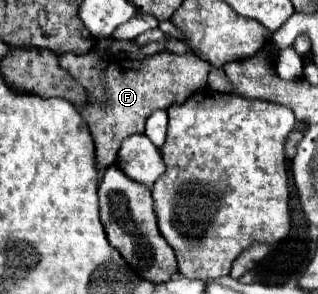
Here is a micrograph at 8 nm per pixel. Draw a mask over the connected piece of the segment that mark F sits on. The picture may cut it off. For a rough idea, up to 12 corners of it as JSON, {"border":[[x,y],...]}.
{"border":[[194,52],[110,60],[106,98],[80,108],[100,166],[150,112],[206,86]]}

